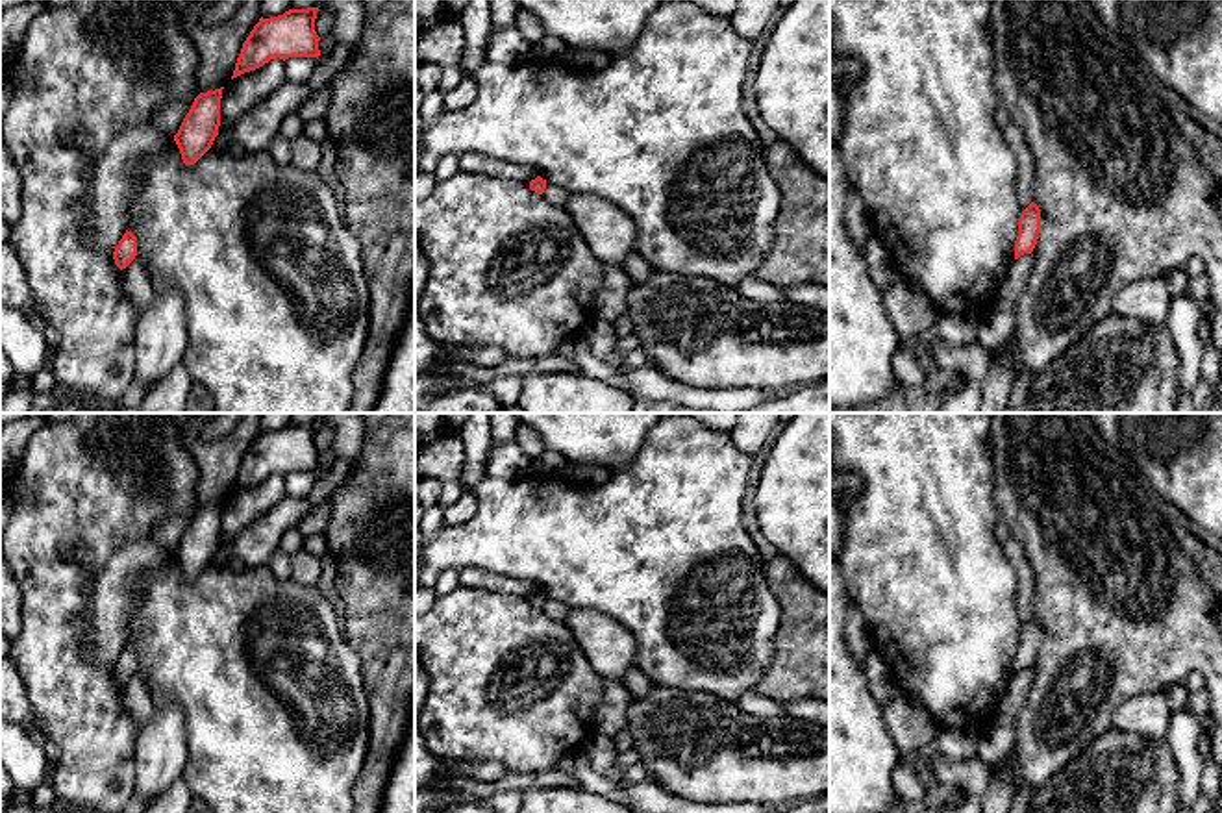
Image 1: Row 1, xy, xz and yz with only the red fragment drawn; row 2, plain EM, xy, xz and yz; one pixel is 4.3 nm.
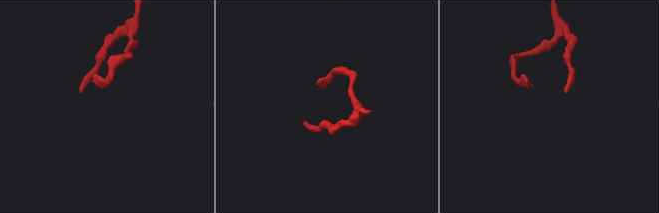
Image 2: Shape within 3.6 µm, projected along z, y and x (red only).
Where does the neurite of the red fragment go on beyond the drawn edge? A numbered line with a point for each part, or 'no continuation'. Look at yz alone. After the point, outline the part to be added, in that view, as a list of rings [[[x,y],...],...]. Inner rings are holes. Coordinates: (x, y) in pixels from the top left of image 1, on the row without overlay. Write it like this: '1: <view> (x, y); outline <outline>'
no continuation

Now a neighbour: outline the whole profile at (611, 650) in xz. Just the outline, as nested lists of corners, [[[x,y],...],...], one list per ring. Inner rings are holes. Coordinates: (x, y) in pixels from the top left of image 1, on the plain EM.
[[[574,607],[565,622],[602,678],[622,682],[631,669],[637,669],[635,637],[617,620],[592,609]]]

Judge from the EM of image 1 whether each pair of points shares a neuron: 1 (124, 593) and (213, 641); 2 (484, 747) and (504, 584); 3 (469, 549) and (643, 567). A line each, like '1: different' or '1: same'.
1: different
2: different
3: same

